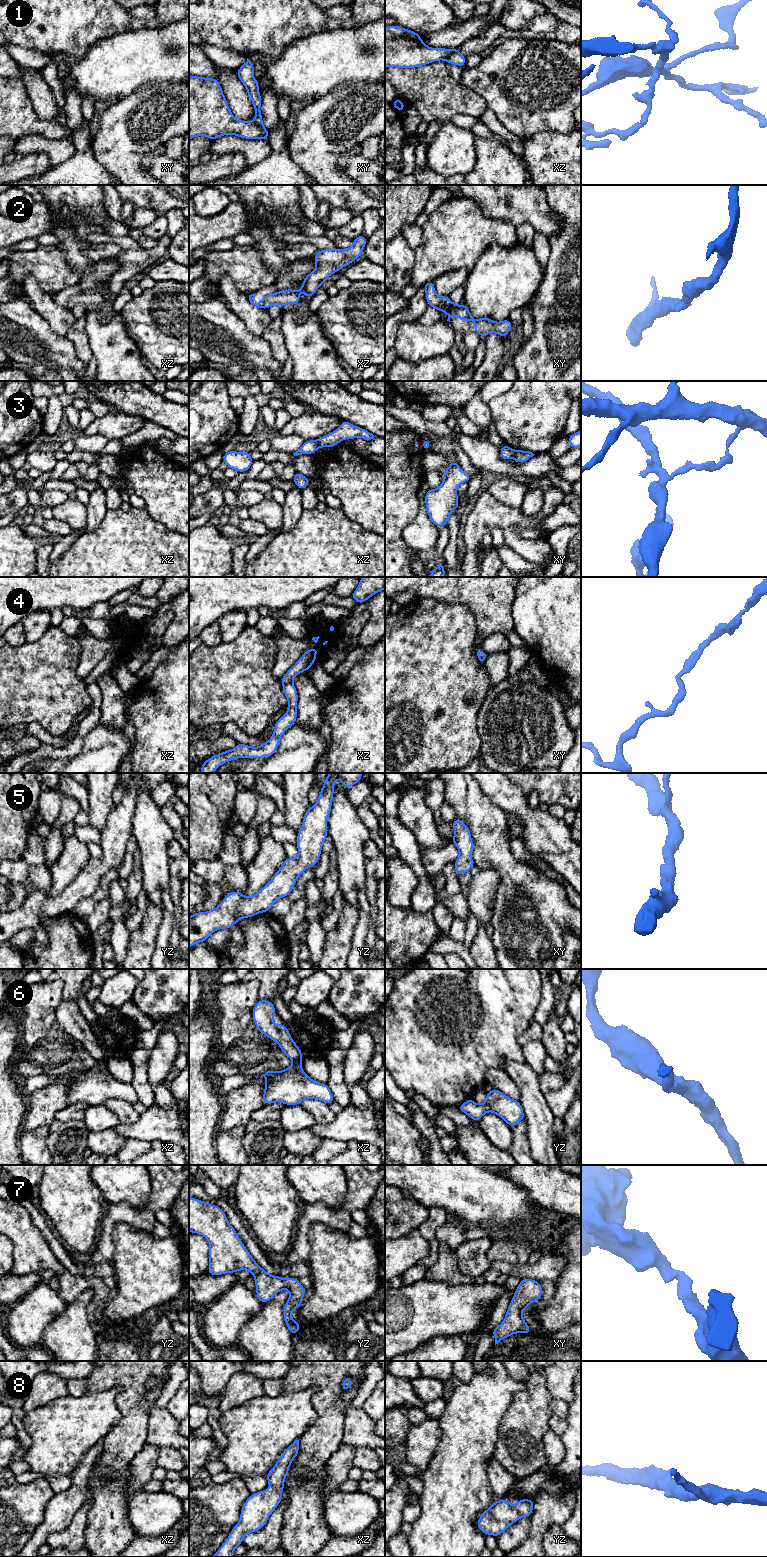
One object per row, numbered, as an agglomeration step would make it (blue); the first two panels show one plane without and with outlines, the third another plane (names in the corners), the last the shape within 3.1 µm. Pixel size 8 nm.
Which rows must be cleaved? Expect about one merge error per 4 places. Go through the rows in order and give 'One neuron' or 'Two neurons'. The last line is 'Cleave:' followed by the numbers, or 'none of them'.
1: Two neurons
2: One neuron
3: Two neurons
4: Two neurons
5: One neuron
6: One neuron
7: One neuron
8: One neuron
Cleave: 1, 3, 4

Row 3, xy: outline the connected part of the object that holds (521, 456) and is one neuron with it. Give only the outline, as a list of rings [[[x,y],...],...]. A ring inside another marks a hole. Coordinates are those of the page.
[[[515,450],[514,459],[517,463],[525,463],[534,455],[535,454],[530,451]]]

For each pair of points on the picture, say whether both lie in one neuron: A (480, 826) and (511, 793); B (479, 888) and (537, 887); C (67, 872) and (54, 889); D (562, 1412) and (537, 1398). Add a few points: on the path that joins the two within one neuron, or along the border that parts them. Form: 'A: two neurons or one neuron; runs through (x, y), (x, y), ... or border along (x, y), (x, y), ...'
A: two neurons; border along (481, 791), (505, 813)
B: two neurons; border along (487, 868), (493, 868), (499, 875), (491, 911)
C: one neuron; runs through (63, 876), (57, 885)
D: two neurons; border along (551, 1399), (550, 1410), (553, 1413)

